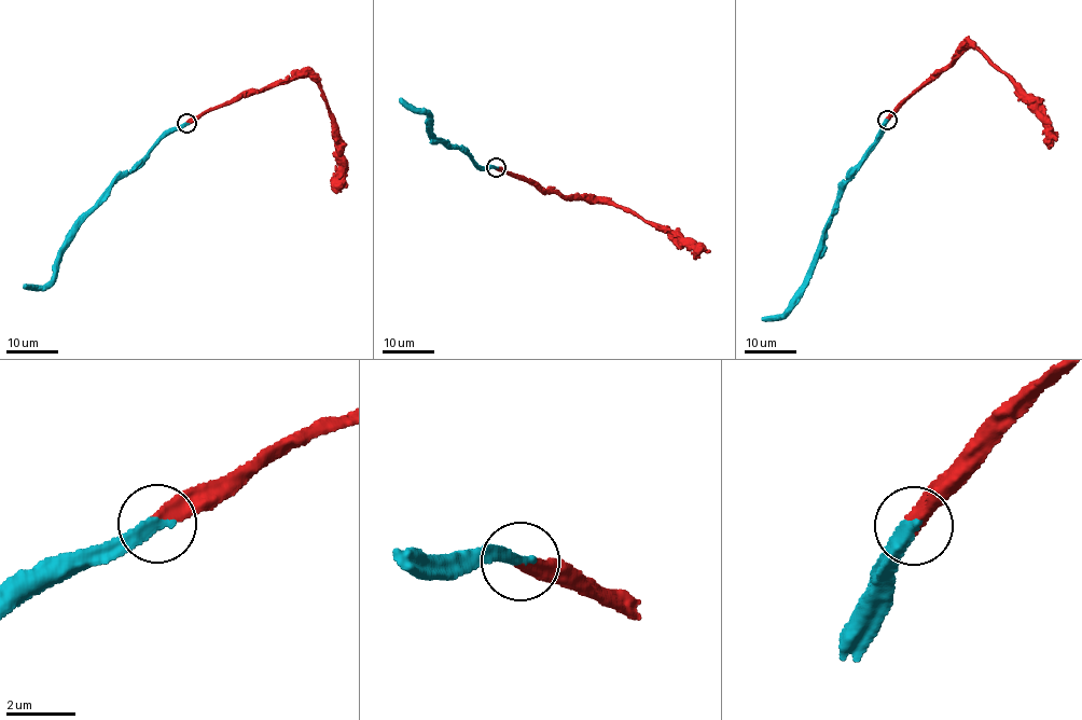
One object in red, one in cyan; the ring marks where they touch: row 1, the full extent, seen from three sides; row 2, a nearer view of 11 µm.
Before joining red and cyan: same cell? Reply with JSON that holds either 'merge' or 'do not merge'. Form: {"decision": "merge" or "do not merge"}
{"decision": "merge"}

